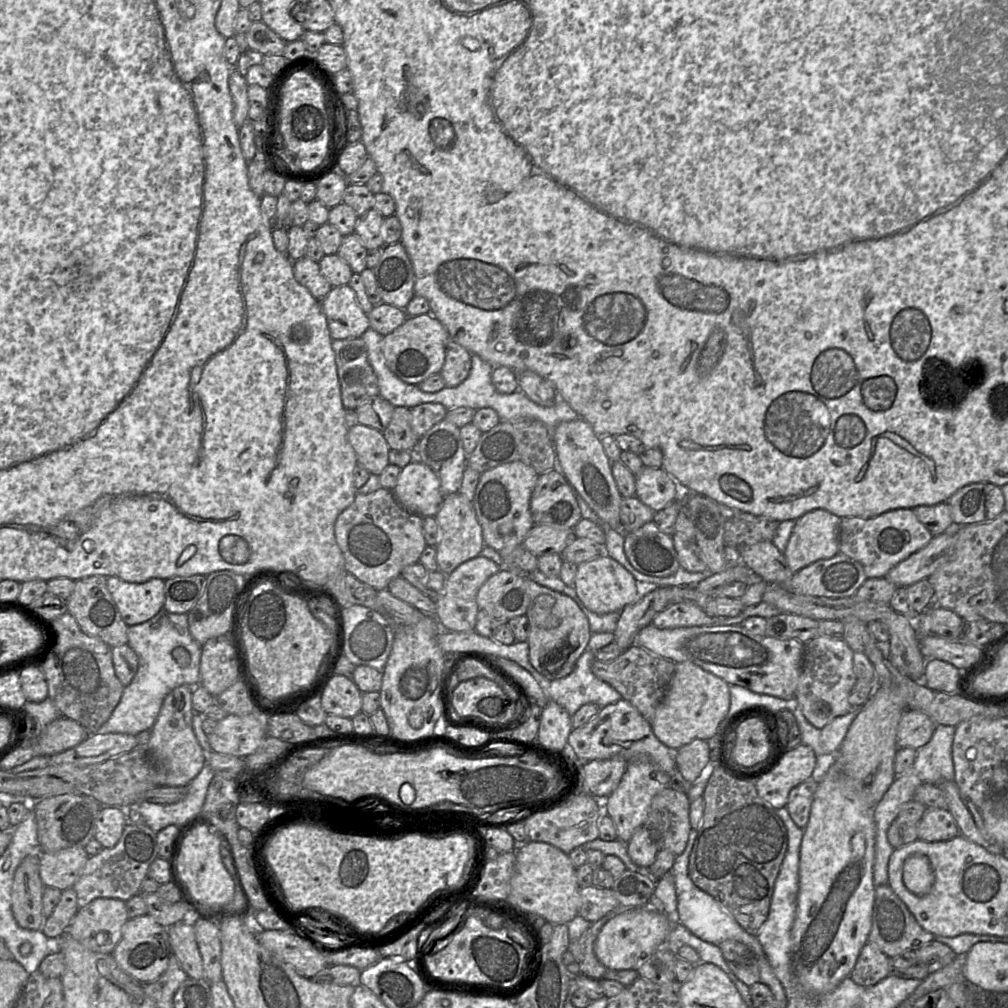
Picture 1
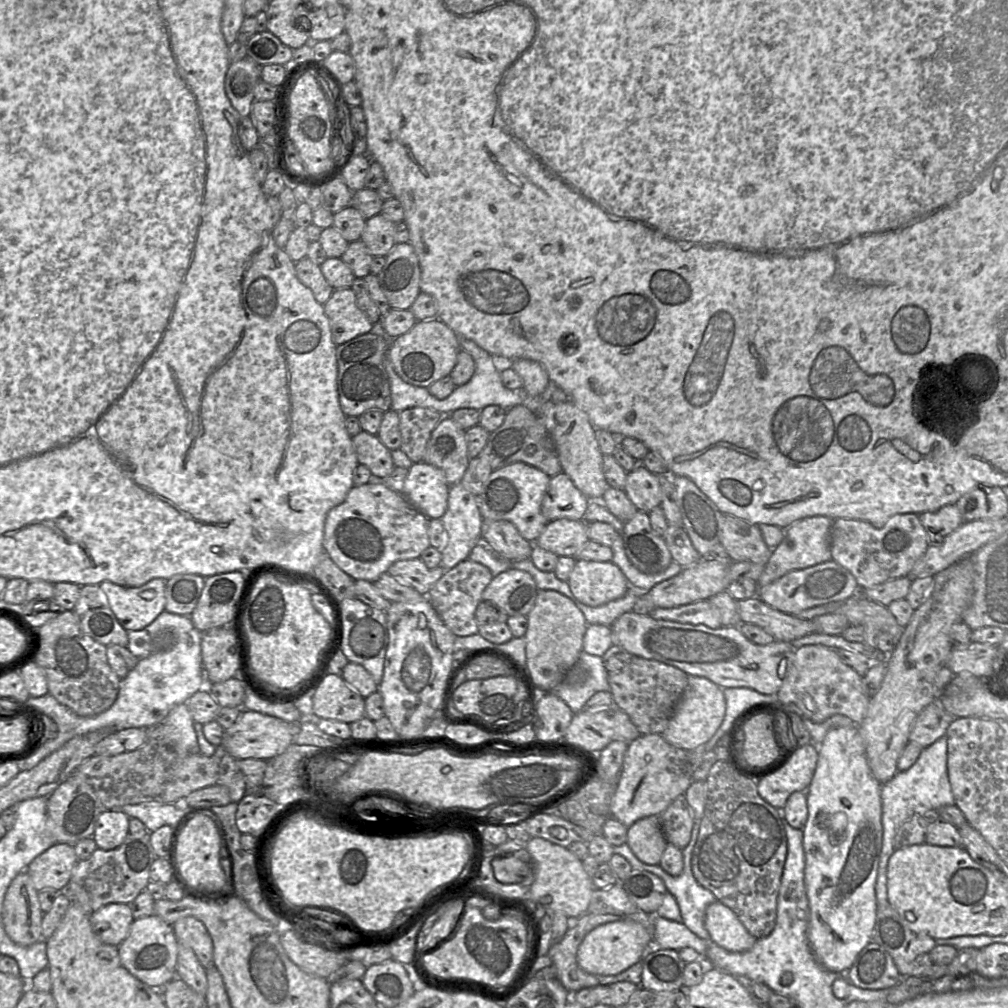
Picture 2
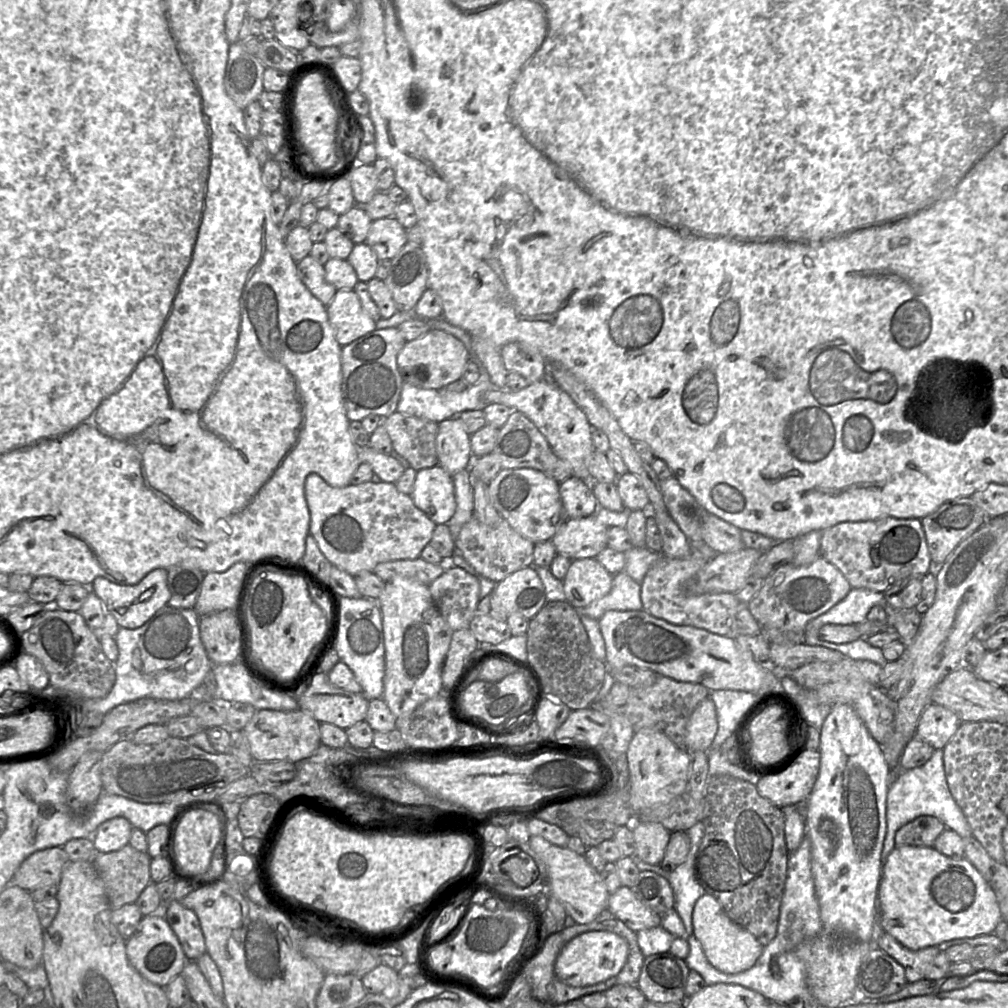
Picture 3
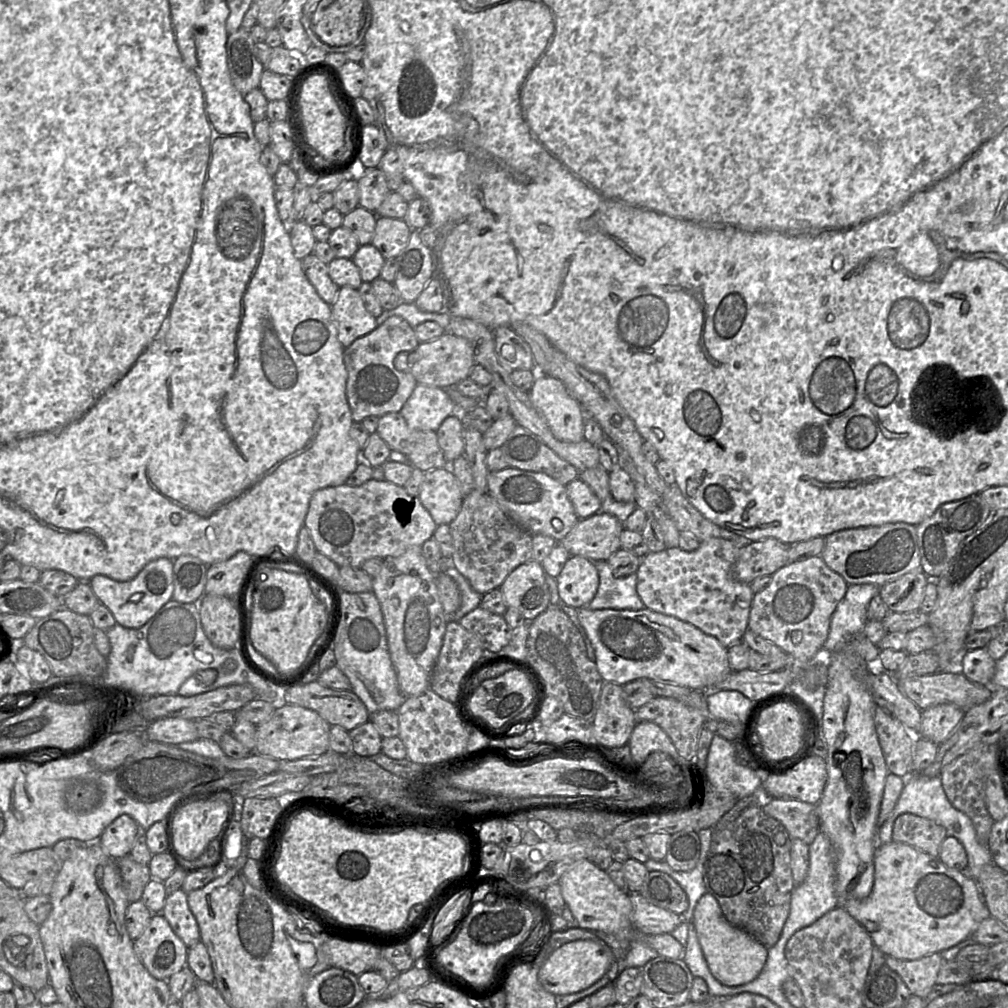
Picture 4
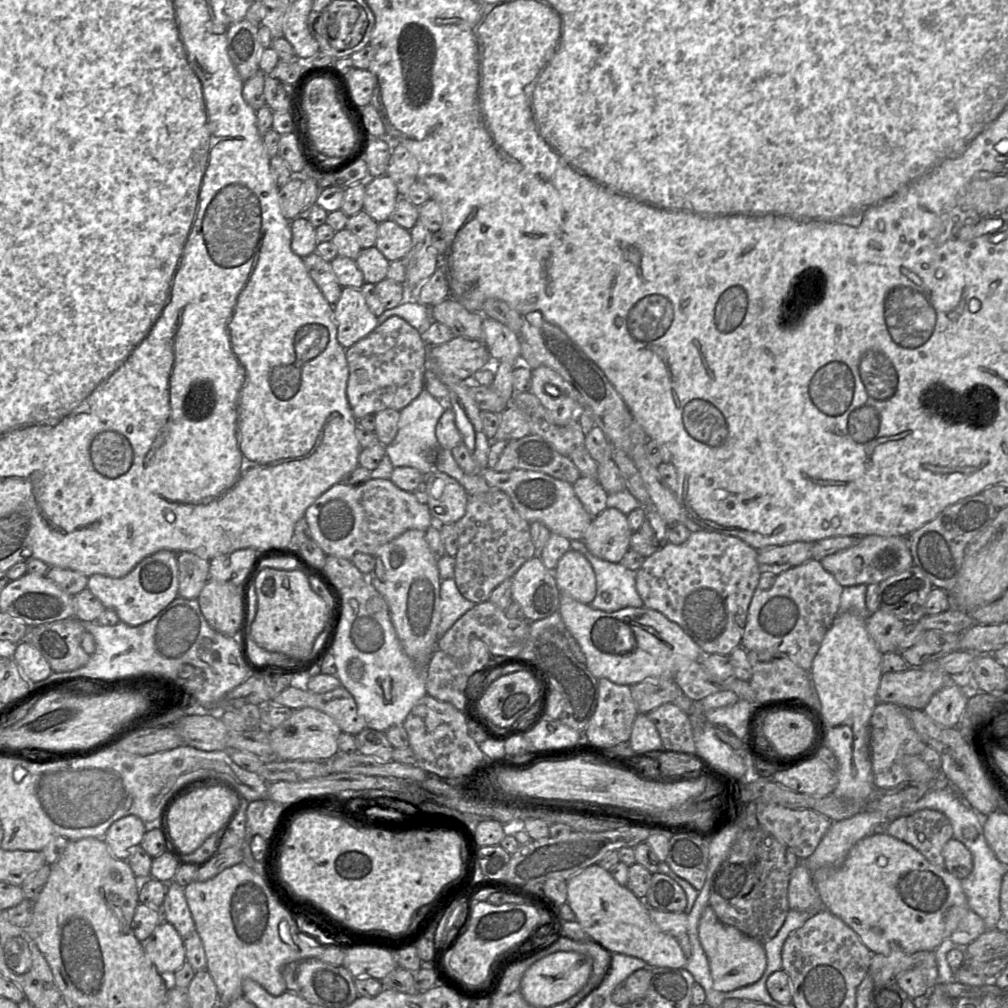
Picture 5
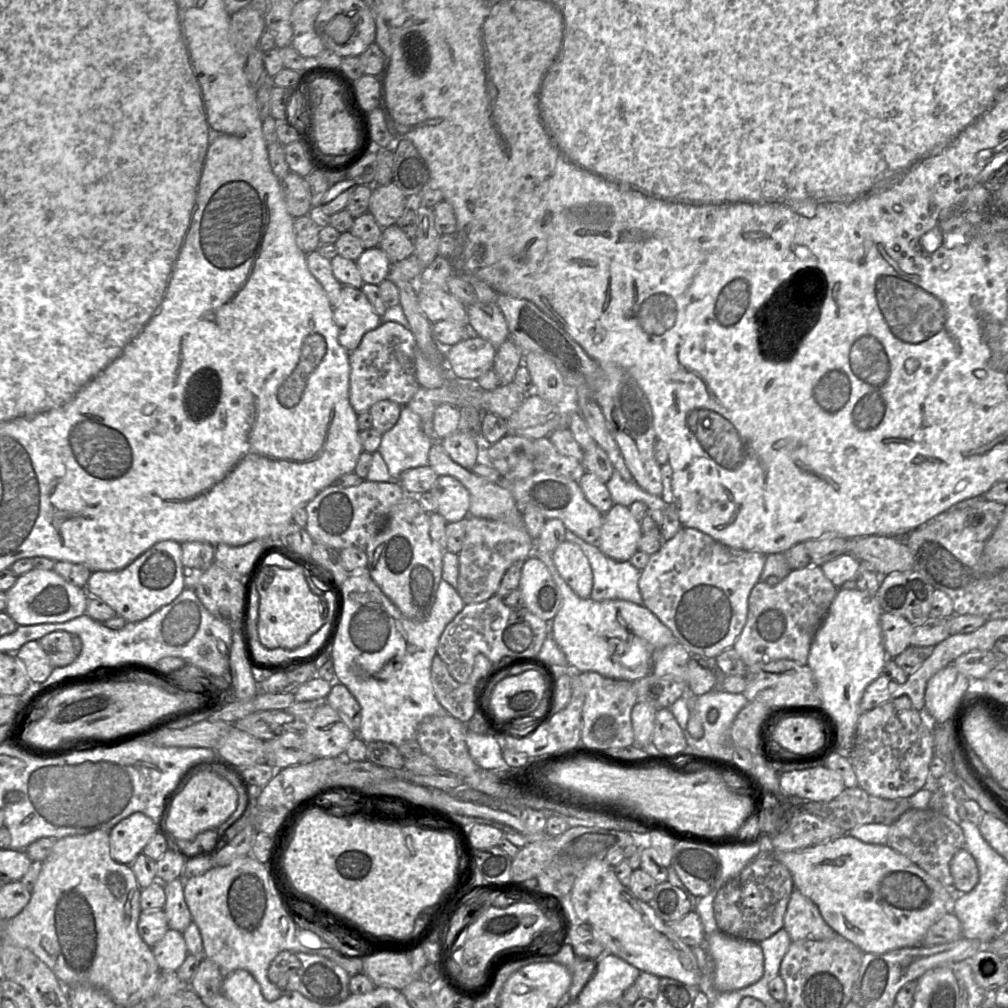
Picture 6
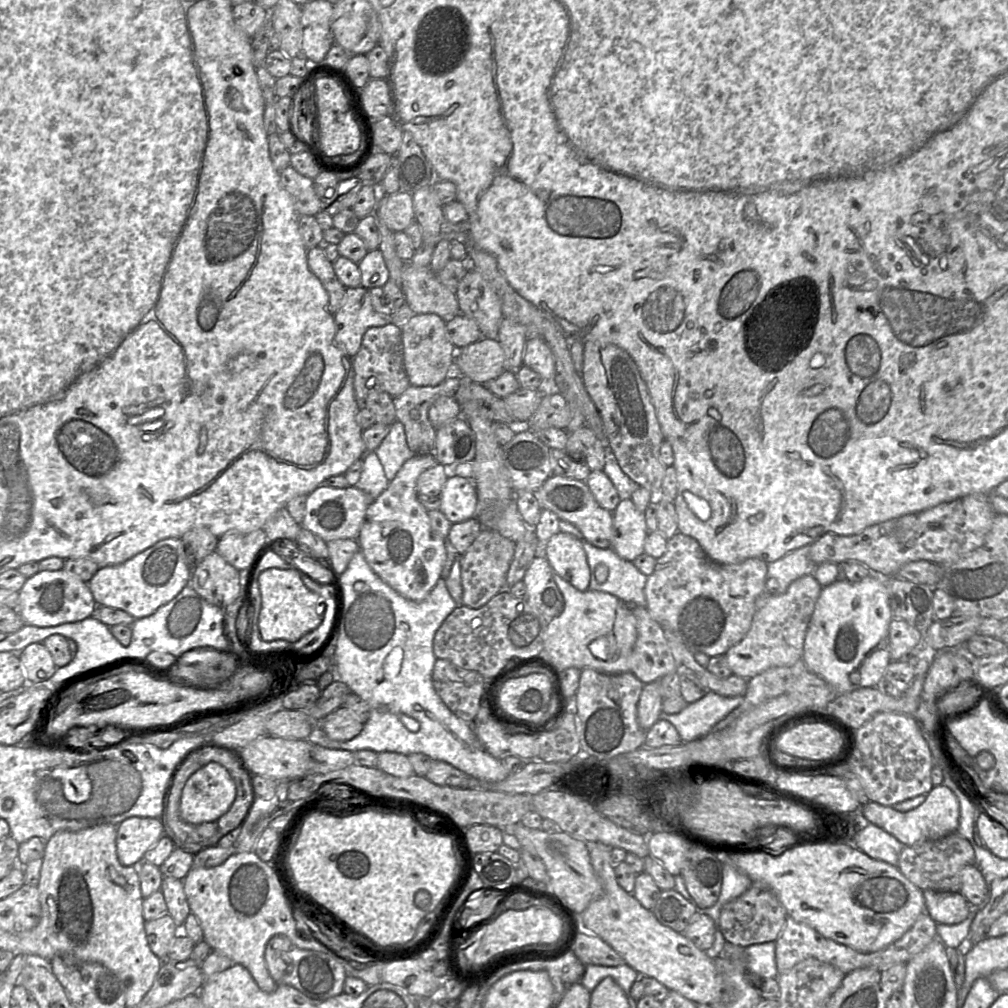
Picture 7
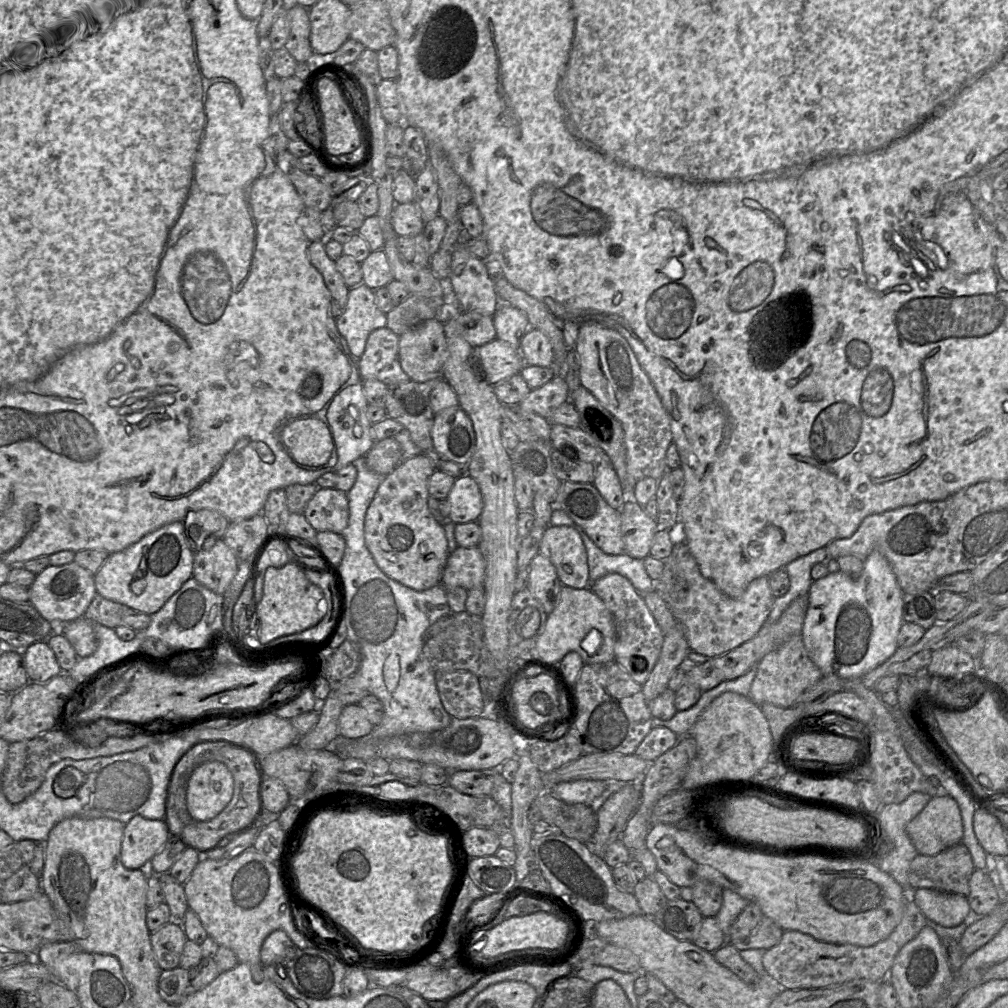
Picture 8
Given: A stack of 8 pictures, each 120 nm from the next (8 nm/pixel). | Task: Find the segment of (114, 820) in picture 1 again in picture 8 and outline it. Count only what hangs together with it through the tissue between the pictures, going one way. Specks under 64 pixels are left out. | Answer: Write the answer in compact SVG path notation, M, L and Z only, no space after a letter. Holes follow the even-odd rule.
M134 816L124 827L121 862L128 870L140 869L163 848L170 835L164 819Z

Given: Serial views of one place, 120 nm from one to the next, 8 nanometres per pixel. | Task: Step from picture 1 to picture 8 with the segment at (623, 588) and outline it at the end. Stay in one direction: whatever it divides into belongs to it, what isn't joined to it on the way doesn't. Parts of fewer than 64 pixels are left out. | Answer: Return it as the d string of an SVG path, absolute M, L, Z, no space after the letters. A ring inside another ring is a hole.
M548 525L540 543L540 553L555 566L563 586L590 587L586 547L573 527Z

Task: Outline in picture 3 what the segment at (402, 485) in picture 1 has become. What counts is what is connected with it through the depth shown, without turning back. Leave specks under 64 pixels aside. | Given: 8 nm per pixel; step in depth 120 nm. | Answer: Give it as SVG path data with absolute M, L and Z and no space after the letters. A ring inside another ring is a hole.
M439 465L417 471L410 496L436 525L446 524L456 511L452 475Z

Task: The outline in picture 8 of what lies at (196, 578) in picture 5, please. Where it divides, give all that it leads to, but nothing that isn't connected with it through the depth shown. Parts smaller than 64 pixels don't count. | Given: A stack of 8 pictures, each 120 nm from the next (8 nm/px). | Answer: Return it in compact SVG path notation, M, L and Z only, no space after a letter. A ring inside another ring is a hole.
M208 509L190 511L183 522L194 555L195 551L213 547L217 539L224 537L230 525L225 516Z

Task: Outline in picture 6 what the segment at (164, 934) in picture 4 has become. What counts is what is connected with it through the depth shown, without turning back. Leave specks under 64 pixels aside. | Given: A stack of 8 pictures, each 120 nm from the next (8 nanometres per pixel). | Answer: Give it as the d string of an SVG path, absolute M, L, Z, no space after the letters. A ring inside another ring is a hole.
M168 929L164 937L152 948L155 960L162 970L177 971L188 953L183 933Z

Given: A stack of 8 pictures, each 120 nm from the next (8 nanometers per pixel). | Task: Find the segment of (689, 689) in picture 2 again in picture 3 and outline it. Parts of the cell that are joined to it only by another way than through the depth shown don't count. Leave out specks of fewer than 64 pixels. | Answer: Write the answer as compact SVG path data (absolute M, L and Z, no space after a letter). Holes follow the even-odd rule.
M708 696L693 711L686 726L686 749L708 751L717 733L715 704Z

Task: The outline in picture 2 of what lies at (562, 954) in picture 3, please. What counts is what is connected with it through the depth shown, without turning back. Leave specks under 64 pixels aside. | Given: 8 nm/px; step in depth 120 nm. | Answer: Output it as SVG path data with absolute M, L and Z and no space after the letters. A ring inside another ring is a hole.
M616 921L591 930L582 940L576 954L578 966L592 975L618 975L643 960L651 933L644 925L634 921Z

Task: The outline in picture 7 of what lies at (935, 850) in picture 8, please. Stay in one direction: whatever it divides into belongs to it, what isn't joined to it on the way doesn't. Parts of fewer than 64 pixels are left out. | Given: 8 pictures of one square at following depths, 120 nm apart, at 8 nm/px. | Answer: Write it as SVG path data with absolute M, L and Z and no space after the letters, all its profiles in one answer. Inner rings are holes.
M945 785L934 786L926 800L918 807L900 812L892 806L874 801L861 805L863 822L870 822L897 838L902 844L912 846L926 840L937 840L957 832L960 818L960 805L956 795Z

